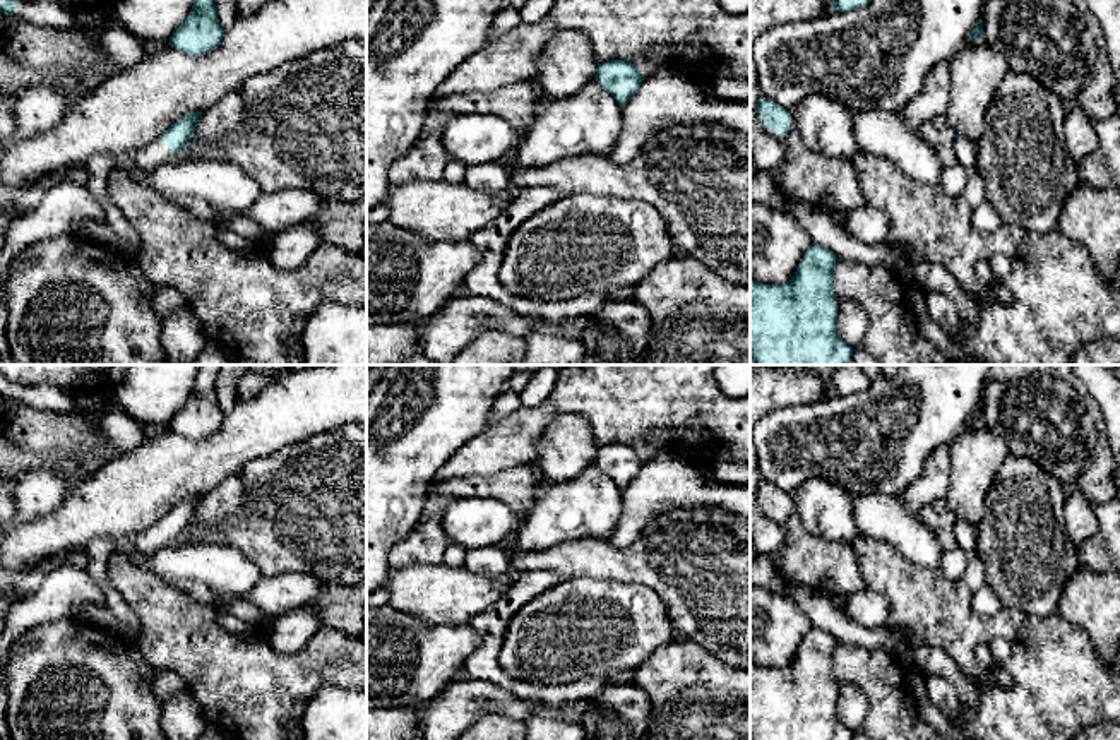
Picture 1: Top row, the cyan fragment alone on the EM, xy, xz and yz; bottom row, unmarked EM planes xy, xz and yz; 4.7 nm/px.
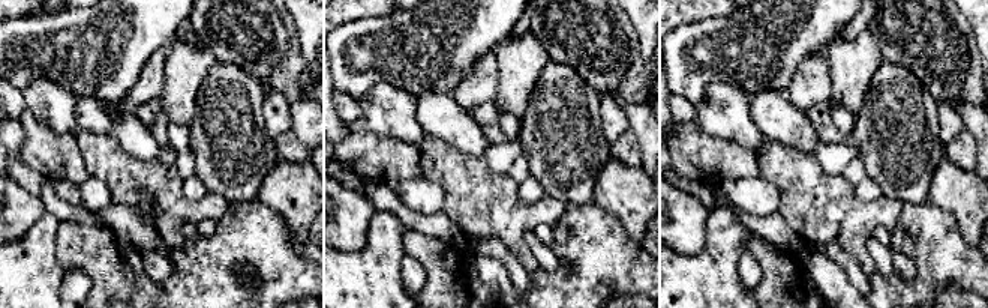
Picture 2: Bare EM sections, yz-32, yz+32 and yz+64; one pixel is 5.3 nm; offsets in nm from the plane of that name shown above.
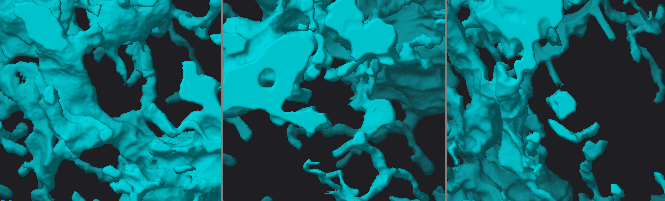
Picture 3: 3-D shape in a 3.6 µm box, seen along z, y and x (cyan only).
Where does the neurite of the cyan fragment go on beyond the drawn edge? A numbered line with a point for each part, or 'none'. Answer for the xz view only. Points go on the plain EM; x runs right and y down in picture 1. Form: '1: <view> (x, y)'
1: xz (492, 624)

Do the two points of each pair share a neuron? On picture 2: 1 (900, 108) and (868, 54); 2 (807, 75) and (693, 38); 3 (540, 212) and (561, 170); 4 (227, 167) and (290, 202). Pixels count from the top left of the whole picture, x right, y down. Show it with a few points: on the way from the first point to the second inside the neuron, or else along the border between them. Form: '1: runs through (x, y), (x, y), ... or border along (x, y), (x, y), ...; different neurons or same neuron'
1: border along (883, 59), (876, 71); different neurons
2: border along (822, 51), (807, 56), (799, 63), (784, 90); different neurons
3: border along (546, 193), (567, 203); different neurons
4: border along (278, 160), (263, 179), (257, 199); different neurons

